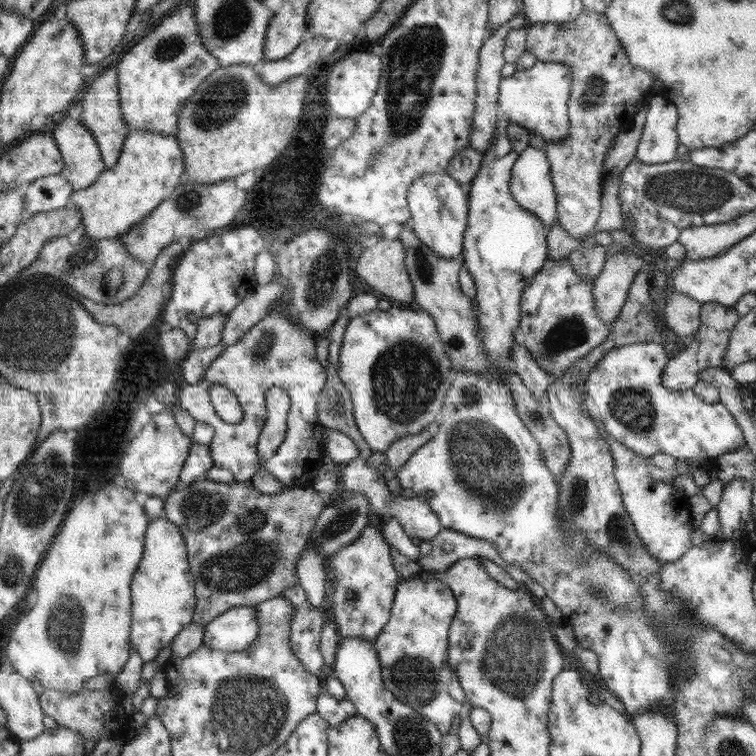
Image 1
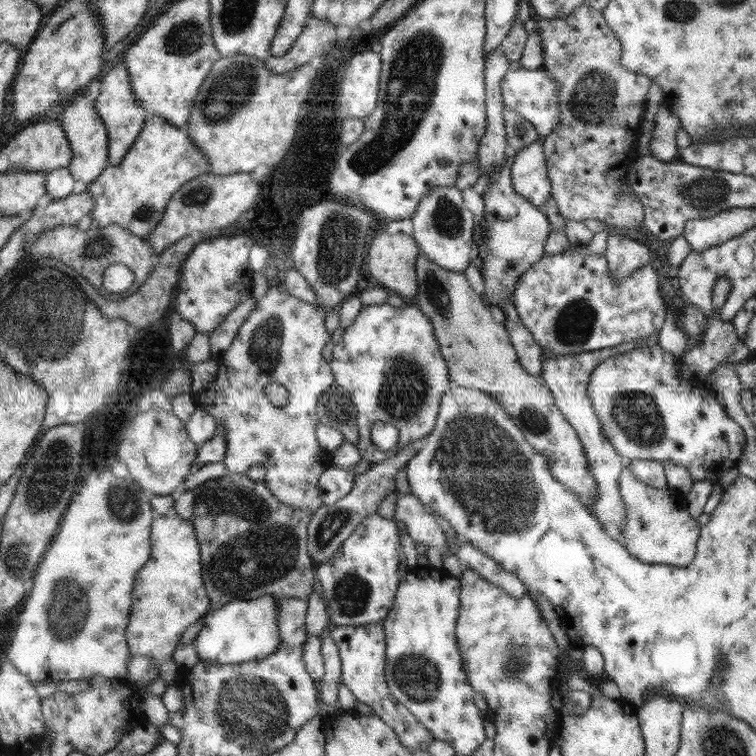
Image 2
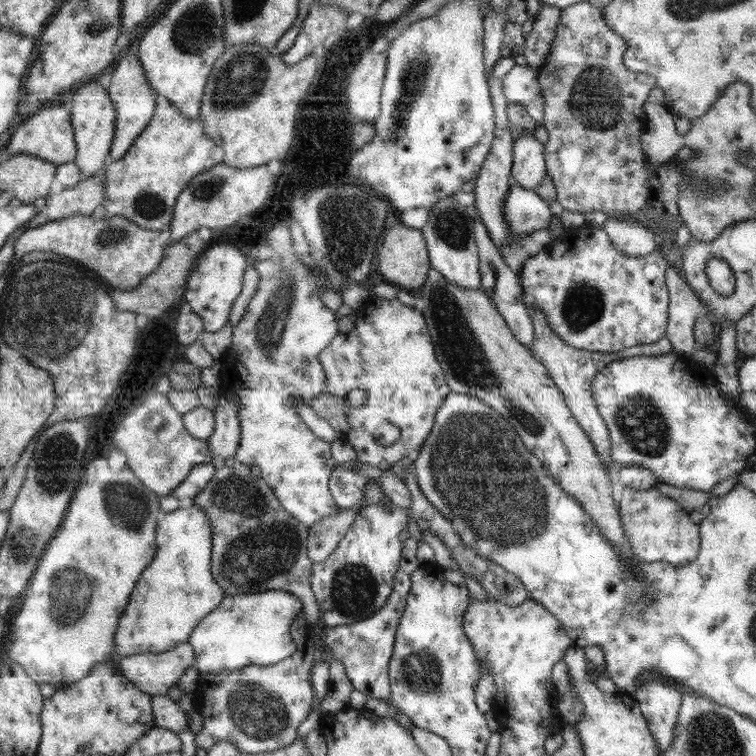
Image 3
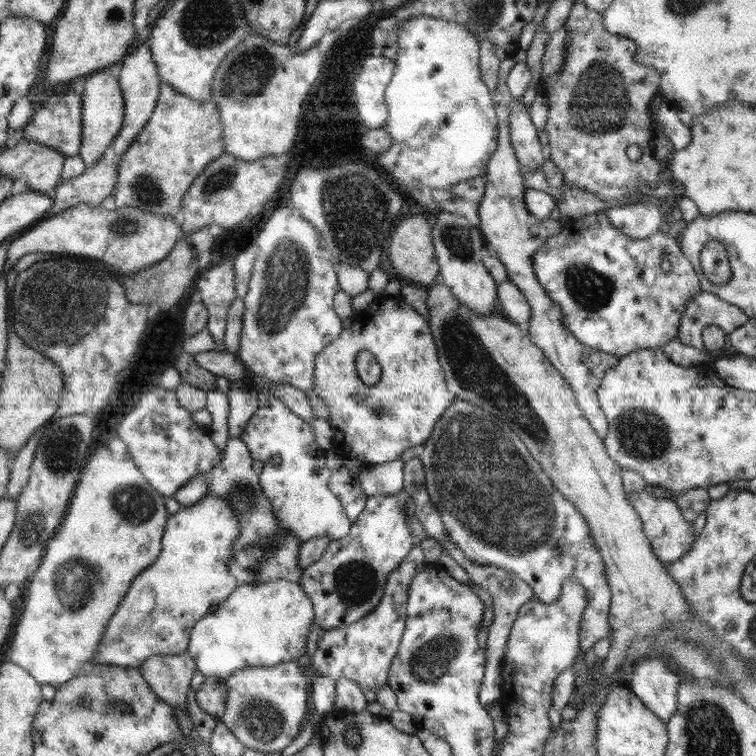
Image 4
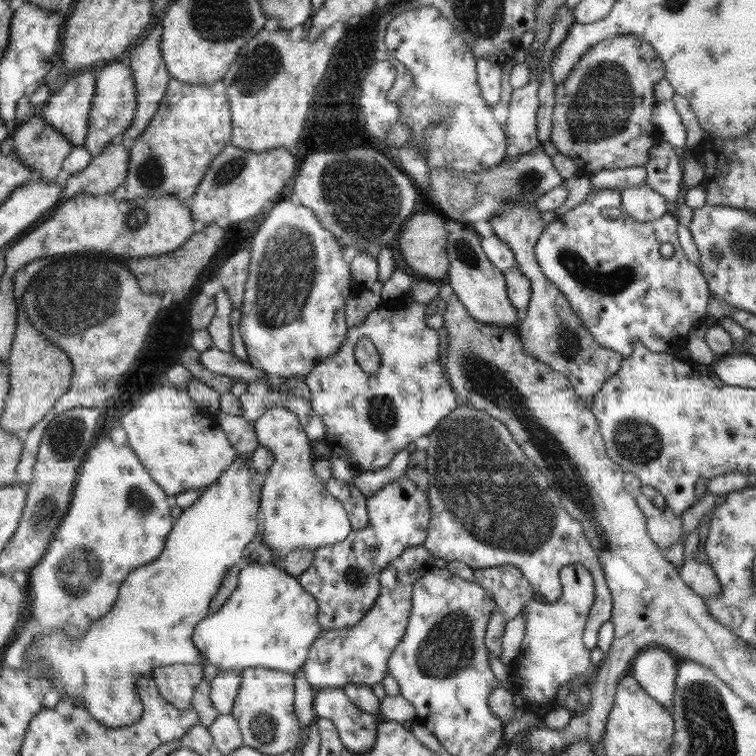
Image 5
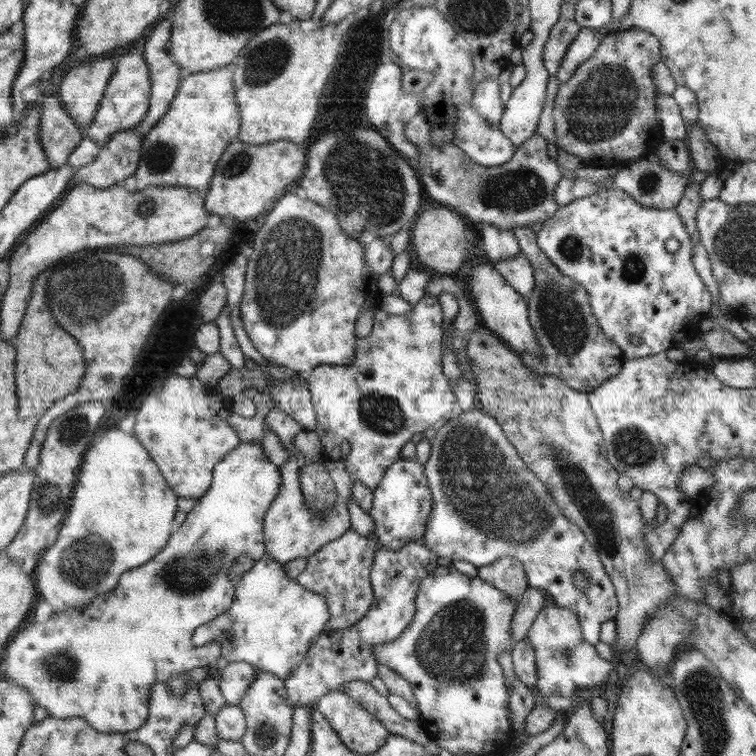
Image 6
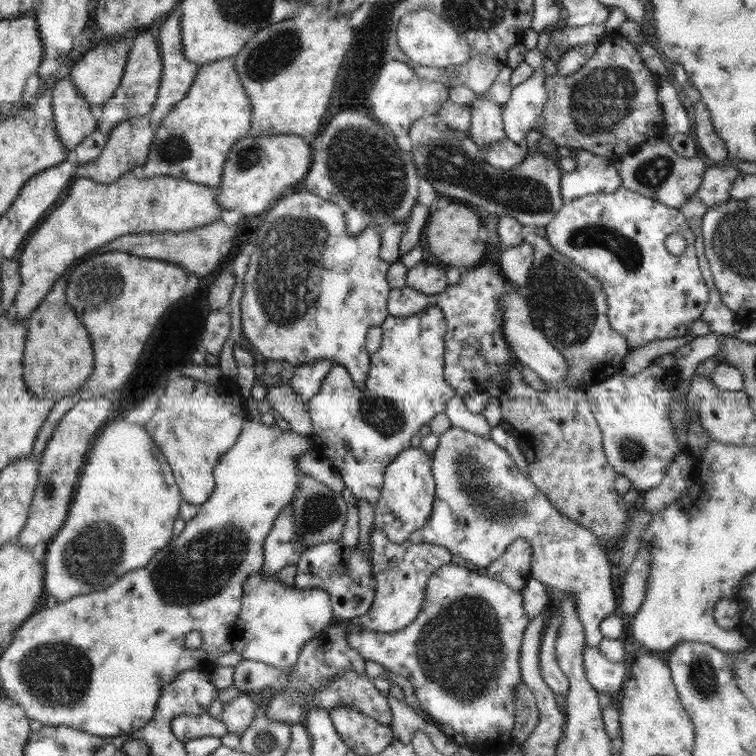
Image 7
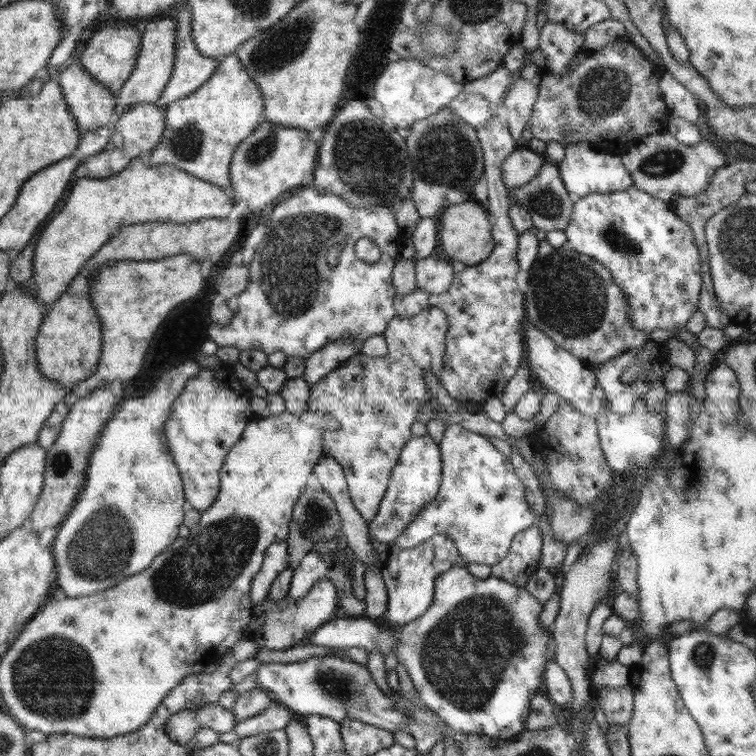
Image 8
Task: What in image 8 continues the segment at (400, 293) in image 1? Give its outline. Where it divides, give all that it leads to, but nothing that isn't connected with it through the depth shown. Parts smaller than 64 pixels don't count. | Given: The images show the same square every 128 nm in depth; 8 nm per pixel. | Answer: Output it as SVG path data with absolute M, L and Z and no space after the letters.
M471 199L463 204L446 206L439 214L439 240L450 261L460 260L466 266L482 262L494 250L493 225L488 211L478 201Z

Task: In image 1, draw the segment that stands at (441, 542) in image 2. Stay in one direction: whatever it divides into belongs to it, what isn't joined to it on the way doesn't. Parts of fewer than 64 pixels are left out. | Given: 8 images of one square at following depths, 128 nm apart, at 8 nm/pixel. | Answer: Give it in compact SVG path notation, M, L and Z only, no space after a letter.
M358 455L358 457L341 464L339 471L341 473L341 490L343 494L349 497L358 493L368 497L370 510L372 509L378 514L383 515L385 519L396 519L411 537L416 536L416 538L422 541L430 542L443 527L438 516L432 512L431 506L422 498L405 498L402 495L394 497L384 479L366 461L365 458Z

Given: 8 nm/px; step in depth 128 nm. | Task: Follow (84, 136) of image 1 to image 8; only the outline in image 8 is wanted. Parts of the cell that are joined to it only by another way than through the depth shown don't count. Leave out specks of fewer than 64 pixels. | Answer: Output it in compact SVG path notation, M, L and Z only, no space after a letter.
M166 16L158 20L149 20L142 28L142 44L137 63L122 88L116 96L116 113L120 116L132 105L141 102L156 103L174 70L176 60L176 32L178 23L172 16Z

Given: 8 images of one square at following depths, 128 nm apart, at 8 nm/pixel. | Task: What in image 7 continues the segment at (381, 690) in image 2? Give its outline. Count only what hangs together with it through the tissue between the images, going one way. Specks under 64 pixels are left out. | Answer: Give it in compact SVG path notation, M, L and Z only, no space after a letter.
M378 526L372 528L370 546L372 547L371 571L374 573L373 582L375 588L374 600L372 606L370 606L370 610L365 615L354 617L349 622L335 622L330 624L324 630L317 633L312 640L307 642L300 652L297 663L294 665L295 668L293 669L289 686L282 688L282 690L278 690L278 692L274 692L273 699L270 700L269 704L265 707L265 712L263 712L263 714L266 719L274 722L282 722L282 724L296 724L296 722L300 722L304 709L308 709L305 706L305 702L312 697L312 691L314 691L316 687L318 687L318 692L320 692L322 685L325 684L327 680L331 680L333 676L337 676L339 672L356 672L364 676L365 660L362 659L348 645L348 641L345 640L345 635L350 631L350 627L364 627L373 631L389 633L392 631L399 631L405 626L408 626L421 614L422 602L424 602L424 596L426 596L426 586L430 575L436 571L437 568L455 560L452 553L442 545L434 543L410 544L408 540L404 541L402 544L396 544L390 541Z

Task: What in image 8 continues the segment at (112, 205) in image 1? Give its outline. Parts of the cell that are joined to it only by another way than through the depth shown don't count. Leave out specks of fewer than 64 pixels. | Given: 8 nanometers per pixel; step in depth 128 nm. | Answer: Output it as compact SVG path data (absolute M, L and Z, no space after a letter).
M236 54L219 60L218 68L204 84L166 107L162 140L152 149L150 165L168 164L200 180L229 191L230 166L238 144L263 120L264 95Z

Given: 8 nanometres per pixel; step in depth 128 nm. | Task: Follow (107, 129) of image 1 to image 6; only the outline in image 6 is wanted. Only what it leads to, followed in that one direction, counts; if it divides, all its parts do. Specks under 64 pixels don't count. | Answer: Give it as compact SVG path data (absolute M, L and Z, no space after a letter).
M166 17L161 18L160 23L154 28L154 30L148 32L143 39L139 42L142 51L144 51L144 59L148 63L148 69L150 69L150 108L146 116L141 122L130 131L135 131L138 135L144 136L150 132L151 128L170 110L170 104L178 92L178 82L184 77L184 72L181 70L180 65L176 61L172 61L170 57L170 34L172 34L172 22L166 20Z

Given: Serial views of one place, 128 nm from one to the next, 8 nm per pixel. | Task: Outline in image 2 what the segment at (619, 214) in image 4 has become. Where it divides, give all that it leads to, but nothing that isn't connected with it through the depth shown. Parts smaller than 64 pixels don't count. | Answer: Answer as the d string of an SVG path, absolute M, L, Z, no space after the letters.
M609 234L605 255L610 267L610 277L616 279L628 277L634 269L651 262L650 247L620 234Z

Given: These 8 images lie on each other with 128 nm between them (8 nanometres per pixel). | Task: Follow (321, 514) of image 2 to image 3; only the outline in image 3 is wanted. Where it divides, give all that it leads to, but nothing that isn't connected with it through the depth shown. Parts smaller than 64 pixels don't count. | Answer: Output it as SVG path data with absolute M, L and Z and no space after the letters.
M374 478L366 482L364 502L362 502L360 508L356 508L356 510L338 508L338 514L336 514L336 516L322 518L322 520L318 520L312 528L309 528L306 548L308 558L310 558L313 563L321 563L330 556L330 553L334 551L340 539L348 532L352 521L355 521L356 513L358 513L362 507L386 500L378 483L380 482Z

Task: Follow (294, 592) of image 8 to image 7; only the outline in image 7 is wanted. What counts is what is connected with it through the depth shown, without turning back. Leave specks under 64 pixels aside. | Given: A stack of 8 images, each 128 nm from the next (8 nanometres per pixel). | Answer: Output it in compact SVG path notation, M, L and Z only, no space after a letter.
M342 538L336 542L316 544L306 549L296 565L294 586L298 588L322 588L330 593L330 603L335 622L349 622L354 617L365 615L372 606L375 588L371 571L362 546L348 550L342 544Z

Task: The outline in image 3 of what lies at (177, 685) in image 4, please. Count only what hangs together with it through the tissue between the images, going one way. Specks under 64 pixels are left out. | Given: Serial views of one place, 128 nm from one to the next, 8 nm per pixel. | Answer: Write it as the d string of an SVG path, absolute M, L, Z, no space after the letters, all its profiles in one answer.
M182 642L173 649L160 654L145 653L128 656L118 661L118 664L123 674L131 682L138 685L138 689L142 689L142 692L147 692L151 695L160 694L160 696L168 695L168 692L178 685L185 671L197 666L192 646L188 642Z

